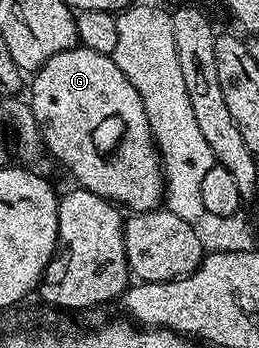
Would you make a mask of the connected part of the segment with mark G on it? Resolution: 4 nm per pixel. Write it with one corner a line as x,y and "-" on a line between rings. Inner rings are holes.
82,47
66,49
35,70
29,81
29,89
30,85
31,114
46,152
51,152
75,176
74,184
78,188
106,197
131,213
148,213
150,209
160,208
165,197
165,182
155,136
151,134
141,95
137,95
133,83
125,79
125,73
121,67
117,67
114,56

